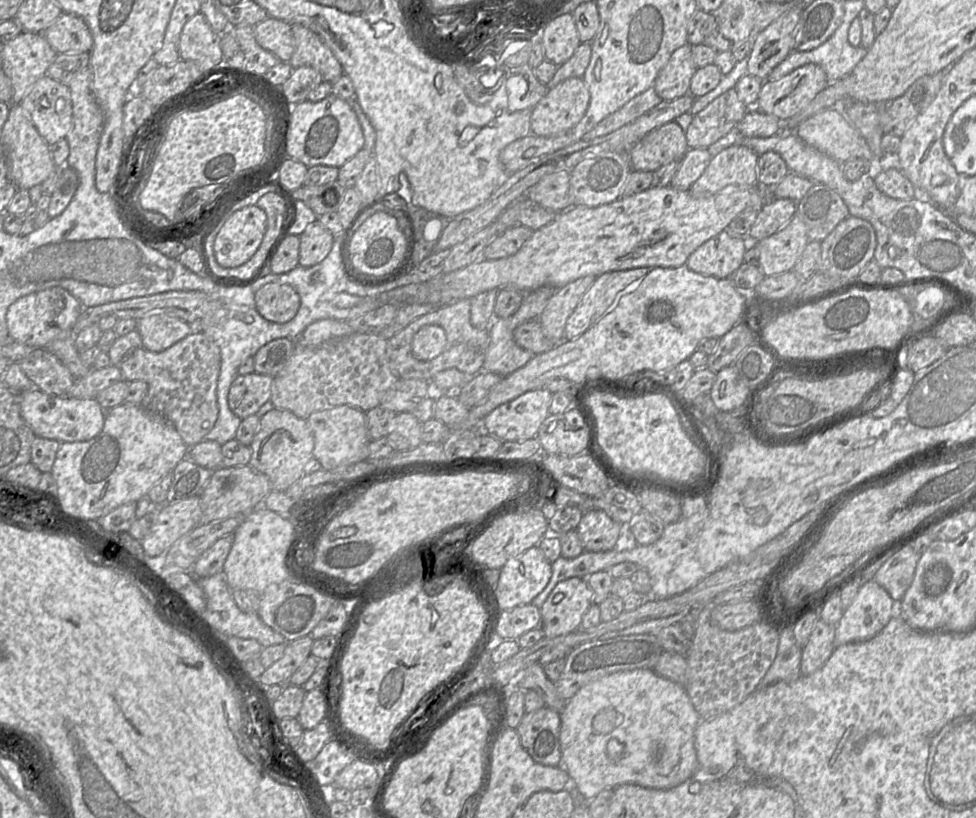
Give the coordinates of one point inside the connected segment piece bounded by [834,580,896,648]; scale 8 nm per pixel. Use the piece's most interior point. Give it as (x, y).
(872, 608)

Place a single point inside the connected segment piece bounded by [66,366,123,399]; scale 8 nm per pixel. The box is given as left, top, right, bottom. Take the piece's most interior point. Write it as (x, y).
(88, 387)

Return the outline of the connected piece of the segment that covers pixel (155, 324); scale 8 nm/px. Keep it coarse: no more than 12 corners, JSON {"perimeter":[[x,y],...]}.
{"perimeter":[[166,314],[137,320],[142,347],[162,352],[190,325]]}

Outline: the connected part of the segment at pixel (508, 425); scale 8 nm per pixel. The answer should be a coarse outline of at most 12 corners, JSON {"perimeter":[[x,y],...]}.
{"perimeter":[[528,391],[495,408],[480,430],[502,442],[534,438],[552,393]]}

